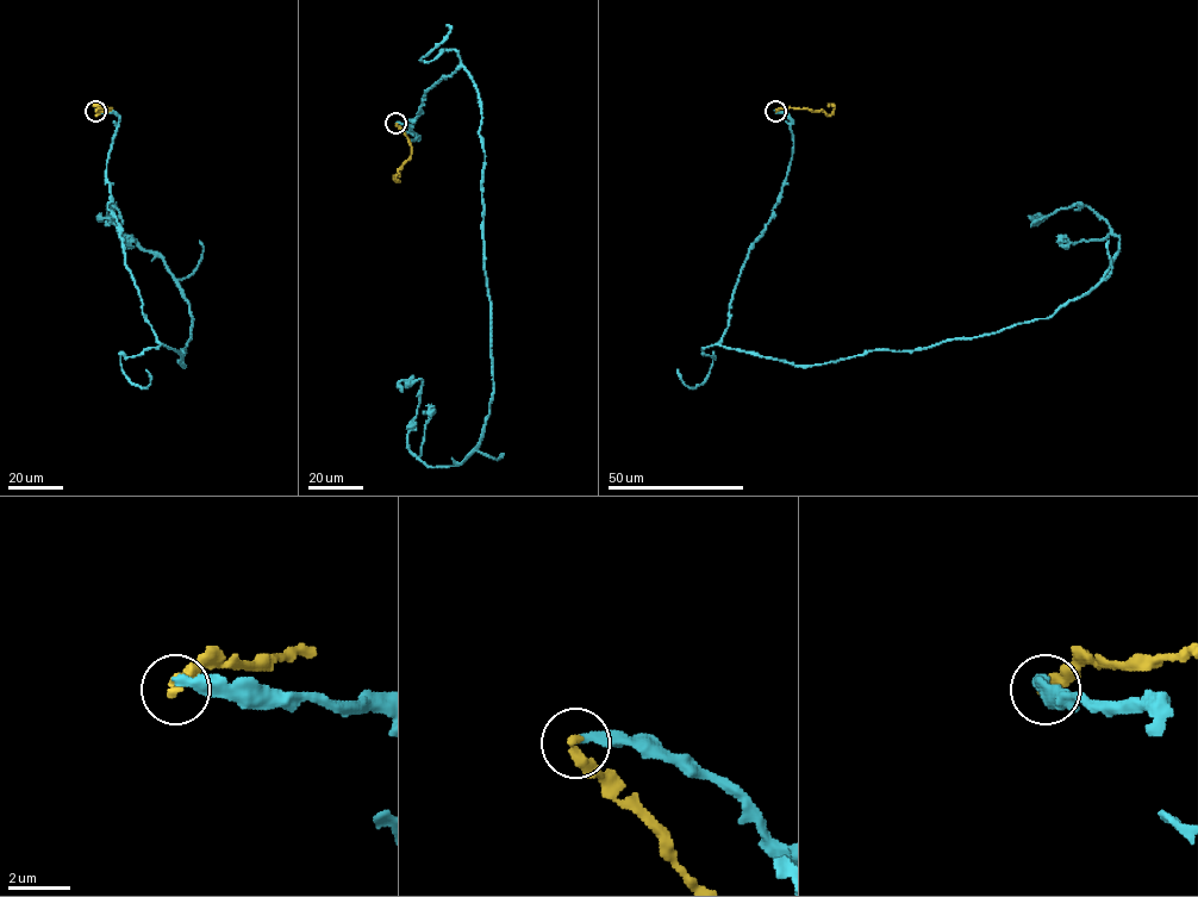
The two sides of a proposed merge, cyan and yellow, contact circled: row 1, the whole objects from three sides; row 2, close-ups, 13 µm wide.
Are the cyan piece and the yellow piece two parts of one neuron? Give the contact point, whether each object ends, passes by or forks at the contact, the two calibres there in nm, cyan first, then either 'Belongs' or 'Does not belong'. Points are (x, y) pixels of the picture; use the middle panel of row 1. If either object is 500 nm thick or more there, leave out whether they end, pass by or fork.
Place: (395, 123). At the ring cyan ends. At the ring yellow ends. Thickness 300 nm (cyan) against 300 nm. Does not belong

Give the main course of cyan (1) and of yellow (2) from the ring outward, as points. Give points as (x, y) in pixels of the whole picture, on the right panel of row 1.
1: (777, 111), (792, 156), (727, 348), (818, 366), (1046, 319), (1119, 240), (1083, 205), (1044, 219)
2: (777, 111), (822, 110), (828, 116), (834, 106), (828, 106)

